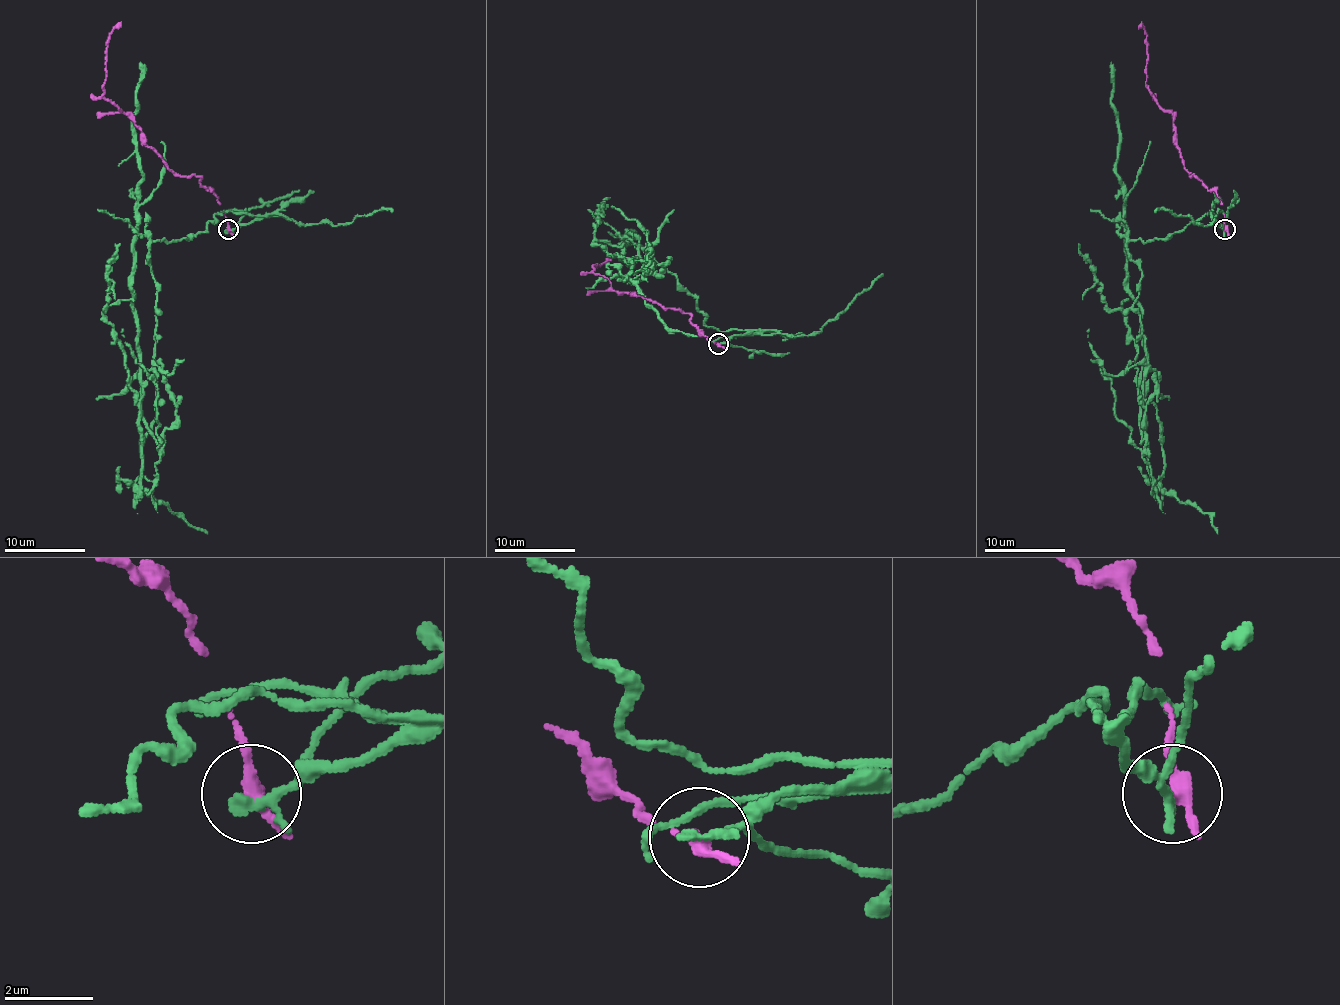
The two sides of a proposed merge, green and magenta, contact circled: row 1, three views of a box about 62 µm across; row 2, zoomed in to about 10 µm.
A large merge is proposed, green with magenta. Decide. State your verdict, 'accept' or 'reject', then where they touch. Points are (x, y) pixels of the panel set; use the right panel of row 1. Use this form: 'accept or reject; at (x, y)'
reject; at (1224, 229)

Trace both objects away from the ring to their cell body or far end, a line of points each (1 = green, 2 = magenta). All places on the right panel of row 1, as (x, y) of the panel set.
1: (1224, 230), (1212, 212), (1145, 242), (1118, 232), (1145, 352), (1139, 447), (1088, 329)
2: (1224, 230), (1220, 197), (1183, 167), (1173, 116), (1157, 104), (1147, 84), (1147, 41), (1141, 21)

